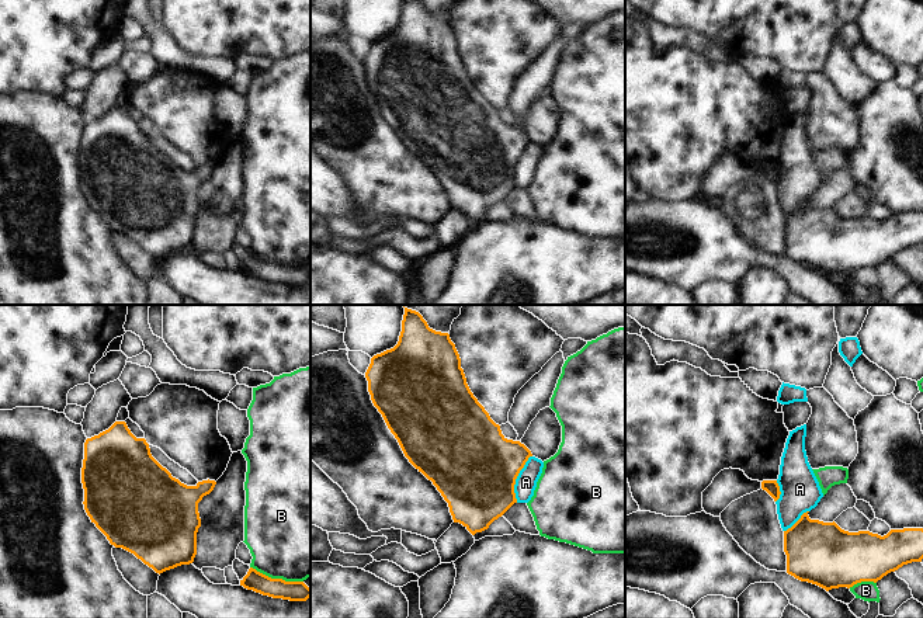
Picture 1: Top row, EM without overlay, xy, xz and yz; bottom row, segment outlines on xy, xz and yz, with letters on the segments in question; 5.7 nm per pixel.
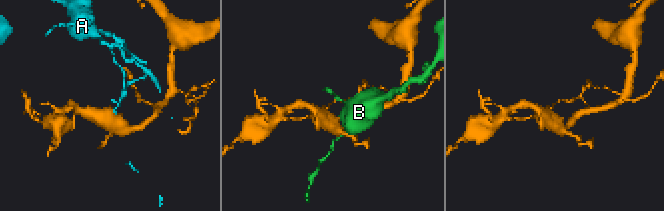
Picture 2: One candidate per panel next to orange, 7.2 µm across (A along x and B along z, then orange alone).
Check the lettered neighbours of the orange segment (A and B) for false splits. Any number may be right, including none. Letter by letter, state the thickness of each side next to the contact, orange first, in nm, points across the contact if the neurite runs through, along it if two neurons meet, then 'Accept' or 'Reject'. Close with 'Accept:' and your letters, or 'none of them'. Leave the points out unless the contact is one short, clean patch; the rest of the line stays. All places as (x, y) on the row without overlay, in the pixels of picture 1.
A: Thickness 480 nm (orange) against 120 nm. Reject
B: Thickness 120 nm (orange) against 480 nm. Reject
Accept: none of them

